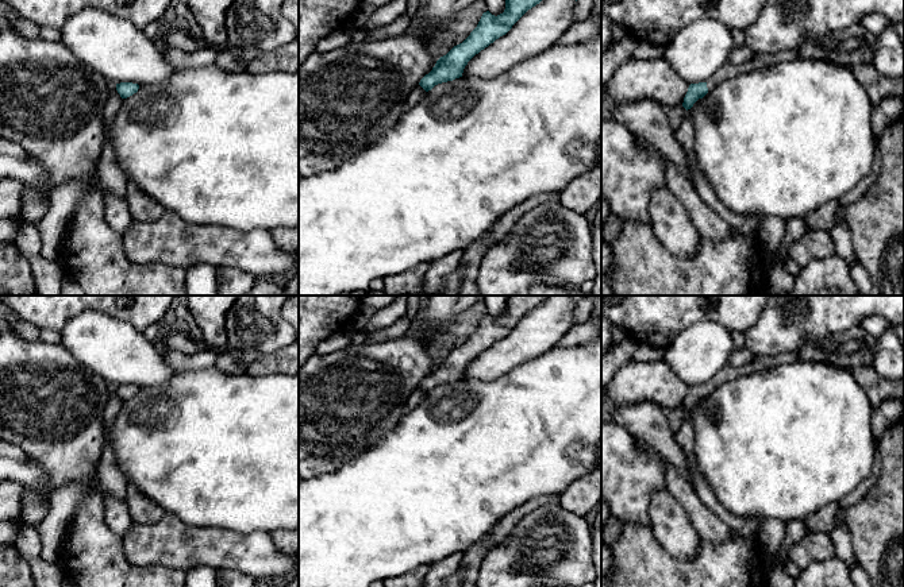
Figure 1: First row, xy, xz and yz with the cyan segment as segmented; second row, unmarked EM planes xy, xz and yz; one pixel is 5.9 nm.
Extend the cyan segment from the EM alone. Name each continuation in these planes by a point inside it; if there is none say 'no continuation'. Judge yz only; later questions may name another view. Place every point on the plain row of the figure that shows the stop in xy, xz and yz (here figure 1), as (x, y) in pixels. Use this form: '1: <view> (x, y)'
1: yz (729, 373)

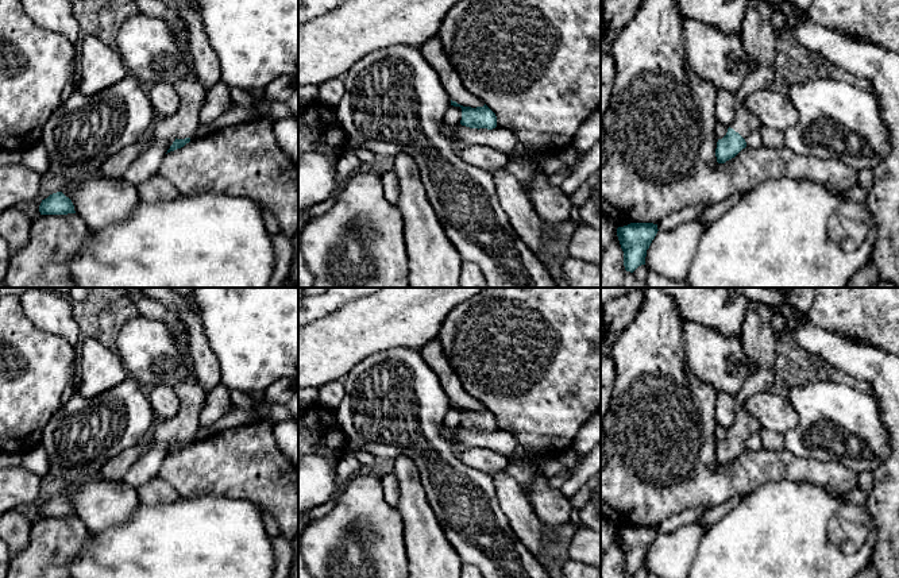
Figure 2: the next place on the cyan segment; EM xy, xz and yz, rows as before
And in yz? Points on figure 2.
1: yz (757, 336)

